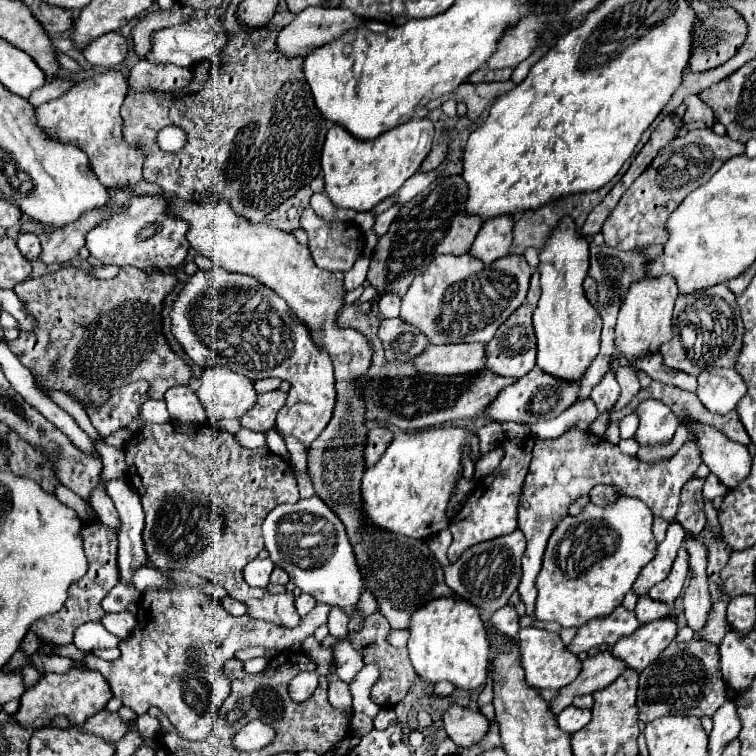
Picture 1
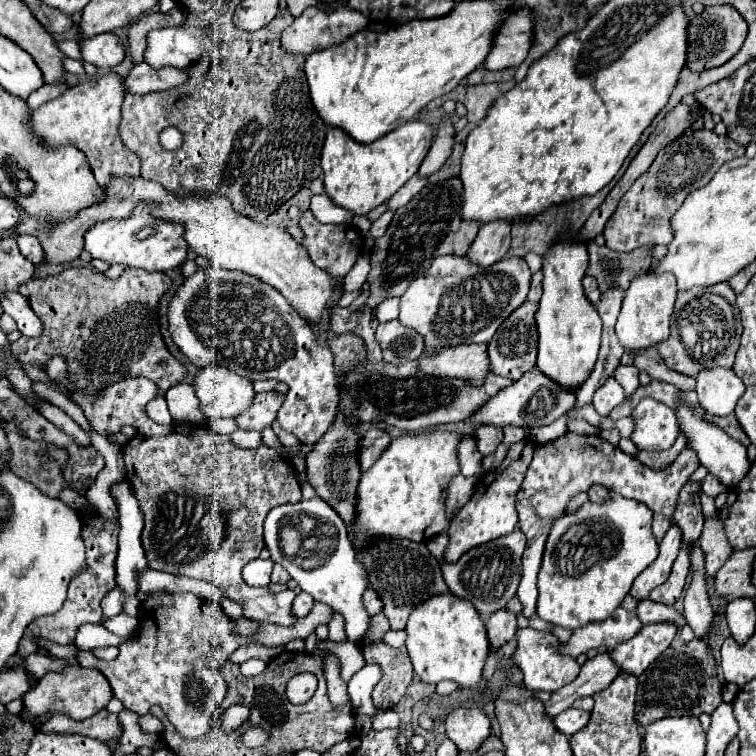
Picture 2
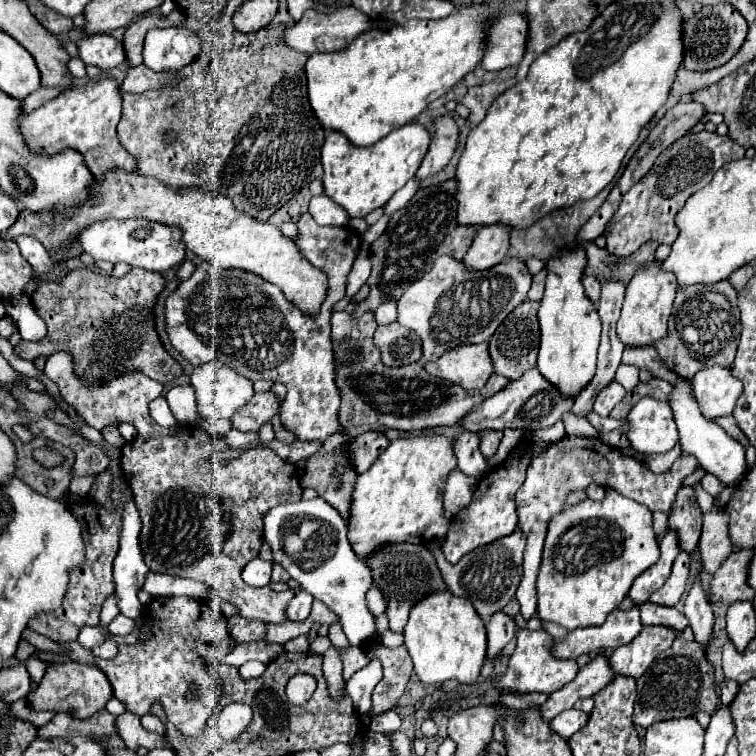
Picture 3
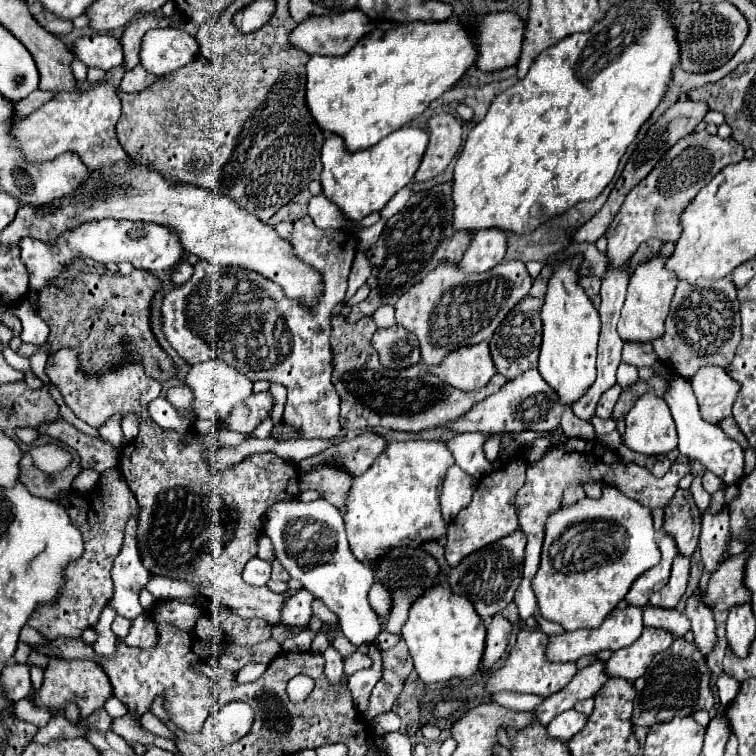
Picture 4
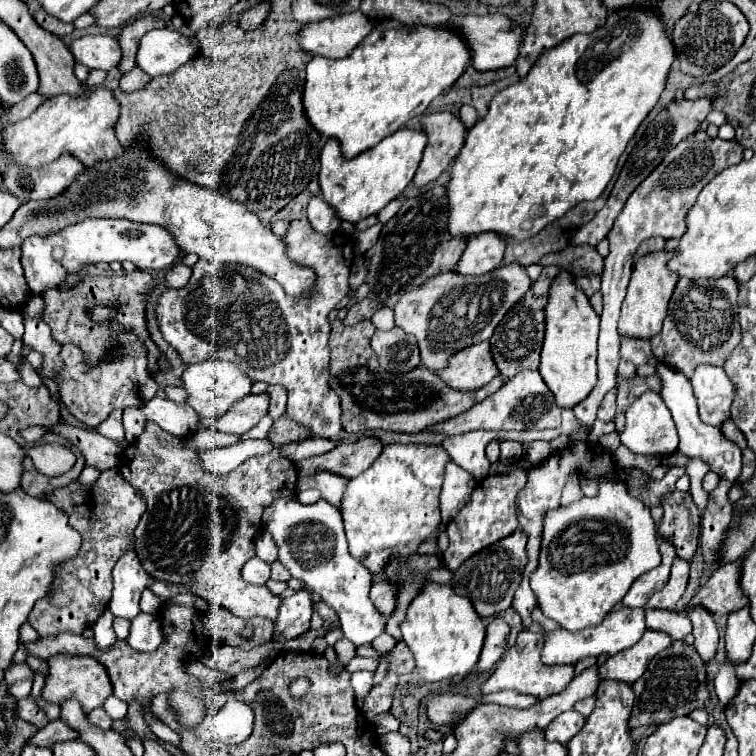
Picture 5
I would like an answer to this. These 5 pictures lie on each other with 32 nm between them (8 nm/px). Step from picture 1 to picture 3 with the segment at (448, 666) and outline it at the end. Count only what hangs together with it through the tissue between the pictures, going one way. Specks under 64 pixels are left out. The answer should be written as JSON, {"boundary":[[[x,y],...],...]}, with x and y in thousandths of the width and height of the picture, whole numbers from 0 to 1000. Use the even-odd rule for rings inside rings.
{"boundary":[[[577,783],[545,804],[534,831],[537,857],[548,876],[548,889],[563,905],[582,905],[587,899],[606,899],[608,905],[627,905],[643,873],[643,831],[630,804],[598,783]]]}

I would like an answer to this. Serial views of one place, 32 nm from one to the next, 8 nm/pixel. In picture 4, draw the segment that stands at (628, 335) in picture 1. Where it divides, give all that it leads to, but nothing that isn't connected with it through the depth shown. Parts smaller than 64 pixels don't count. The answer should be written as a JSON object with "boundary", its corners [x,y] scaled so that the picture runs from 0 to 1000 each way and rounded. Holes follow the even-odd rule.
{"boundary":[[[865,339],[860,347],[847,349],[833,368],[831,389],[817,426],[817,442],[825,452],[862,452],[878,444],[878,423],[886,413],[886,399],[892,394],[892,384],[897,376],[894,362],[878,354],[878,344],[881,341]]]}

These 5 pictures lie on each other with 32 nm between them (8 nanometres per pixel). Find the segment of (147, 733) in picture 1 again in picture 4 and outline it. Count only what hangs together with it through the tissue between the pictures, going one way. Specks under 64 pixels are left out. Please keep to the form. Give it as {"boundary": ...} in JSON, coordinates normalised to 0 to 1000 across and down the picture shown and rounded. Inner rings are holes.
{"boundary":[[[193,942],[193,944],[188,947],[188,960],[190,960],[196,968],[204,968],[204,971],[209,971],[209,974],[228,976],[228,968],[222,968],[222,963],[220,963],[204,944],[198,944],[198,942]]]}

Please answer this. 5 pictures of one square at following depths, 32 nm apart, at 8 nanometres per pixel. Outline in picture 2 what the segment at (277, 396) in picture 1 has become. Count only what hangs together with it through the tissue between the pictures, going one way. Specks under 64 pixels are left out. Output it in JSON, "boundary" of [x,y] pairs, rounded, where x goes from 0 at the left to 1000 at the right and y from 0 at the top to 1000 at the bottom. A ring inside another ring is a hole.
{"boundary":[[[349,519],[349,521],[339,521],[339,529],[333,532],[333,540],[328,540],[328,545],[323,545],[323,550],[315,550],[315,566],[323,569],[339,569],[347,571],[349,566],[360,563],[360,558],[365,556],[365,545],[370,542],[370,534],[376,534],[376,524],[370,519]]]}

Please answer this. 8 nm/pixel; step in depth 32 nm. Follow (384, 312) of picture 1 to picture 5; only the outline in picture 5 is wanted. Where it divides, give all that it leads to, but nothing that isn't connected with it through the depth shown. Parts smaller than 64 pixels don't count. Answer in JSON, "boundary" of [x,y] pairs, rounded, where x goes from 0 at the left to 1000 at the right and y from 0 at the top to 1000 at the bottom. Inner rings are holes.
{"boundary":[[[503,407],[495,418],[492,426],[503,437],[516,437],[521,431],[521,410],[519,407]]]}

